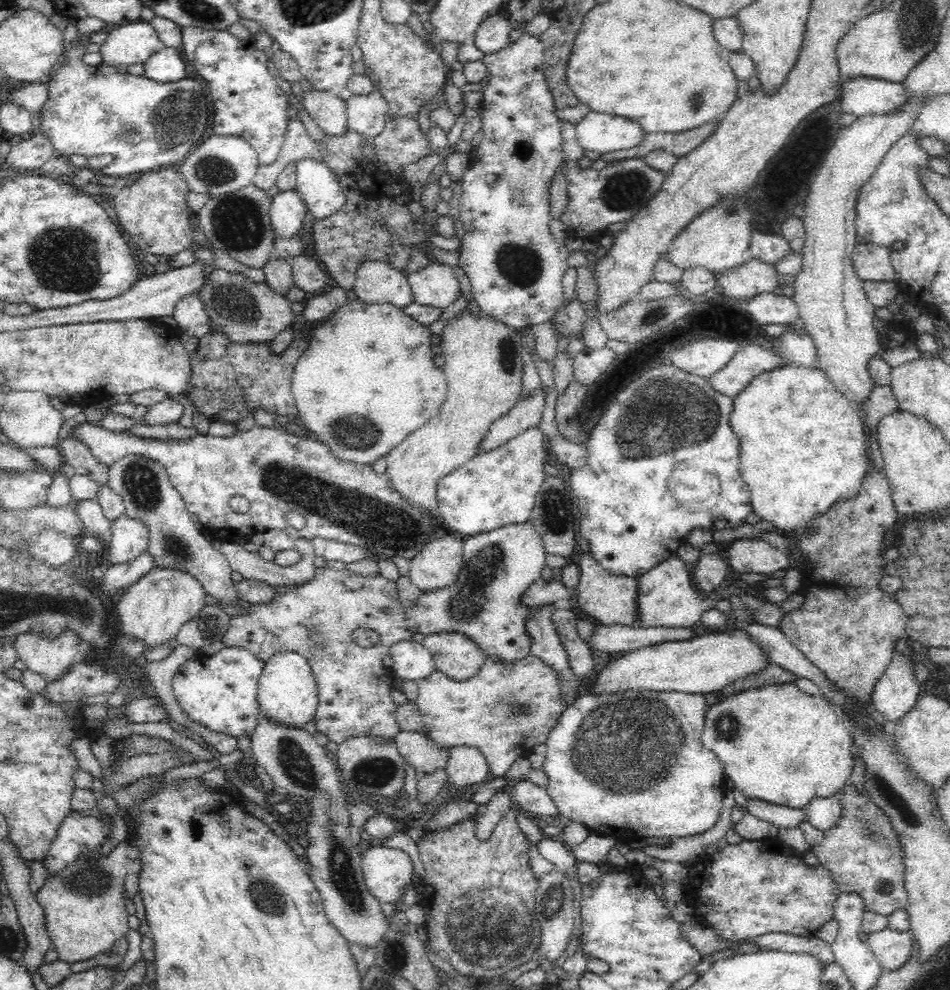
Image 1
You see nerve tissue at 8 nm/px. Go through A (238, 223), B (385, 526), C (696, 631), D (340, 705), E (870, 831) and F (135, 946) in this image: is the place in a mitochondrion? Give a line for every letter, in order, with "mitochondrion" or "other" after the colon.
A: mitochondrion
B: mitochondrion
C: other
D: other
E: mitochondrion
F: other

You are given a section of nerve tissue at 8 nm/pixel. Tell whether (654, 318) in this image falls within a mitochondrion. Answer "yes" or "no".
yes

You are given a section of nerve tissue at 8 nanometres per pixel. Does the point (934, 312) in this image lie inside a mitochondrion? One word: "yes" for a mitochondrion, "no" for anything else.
no

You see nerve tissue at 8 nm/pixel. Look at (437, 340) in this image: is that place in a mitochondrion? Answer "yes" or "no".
no

